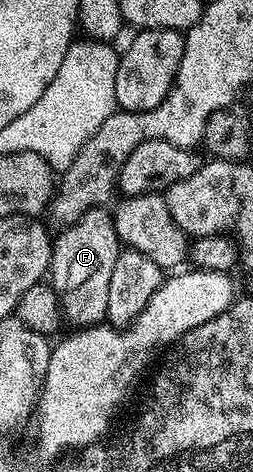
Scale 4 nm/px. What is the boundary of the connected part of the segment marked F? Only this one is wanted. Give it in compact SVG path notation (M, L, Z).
M106 206L89 209L89 213L73 221L73 225L62 228L58 234L51 245L49 282L59 298L63 318L79 329L102 324L107 318L113 265L117 265L121 250L111 211Z

